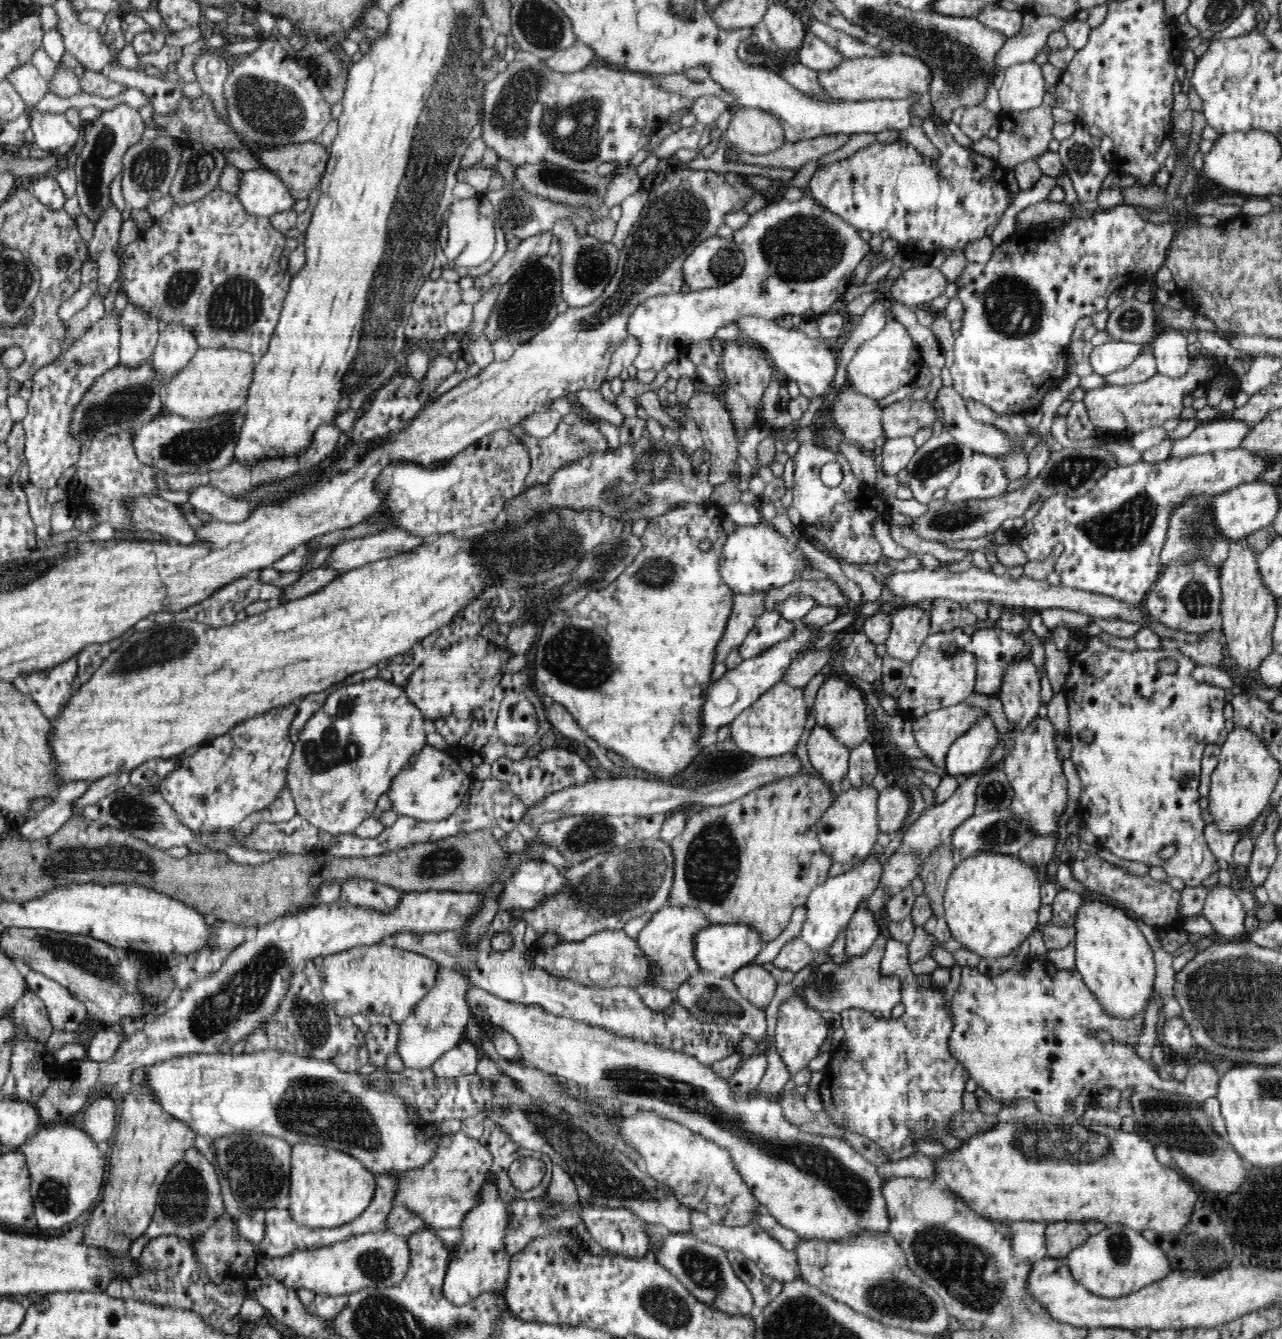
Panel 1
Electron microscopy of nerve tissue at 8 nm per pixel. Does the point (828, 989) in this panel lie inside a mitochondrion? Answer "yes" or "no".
yes

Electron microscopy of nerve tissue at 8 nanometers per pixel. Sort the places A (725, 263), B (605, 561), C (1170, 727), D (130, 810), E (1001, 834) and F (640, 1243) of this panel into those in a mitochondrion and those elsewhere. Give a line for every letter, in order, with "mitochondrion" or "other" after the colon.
A: mitochondrion
B: mitochondrion
C: other
D: mitochondrion
E: mitochondrion
F: other

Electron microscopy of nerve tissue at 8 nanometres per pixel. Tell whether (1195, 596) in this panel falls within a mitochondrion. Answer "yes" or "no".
yes

